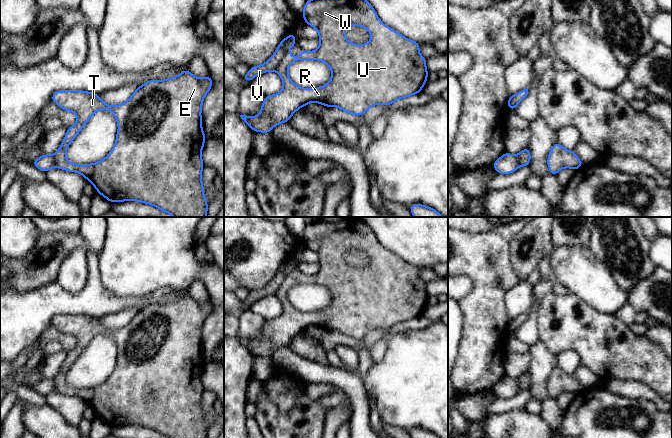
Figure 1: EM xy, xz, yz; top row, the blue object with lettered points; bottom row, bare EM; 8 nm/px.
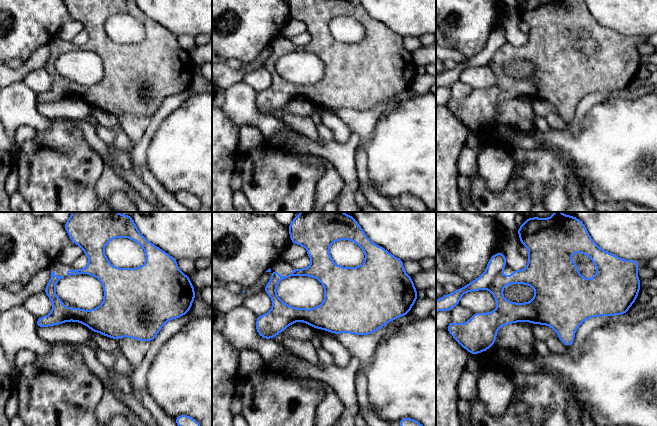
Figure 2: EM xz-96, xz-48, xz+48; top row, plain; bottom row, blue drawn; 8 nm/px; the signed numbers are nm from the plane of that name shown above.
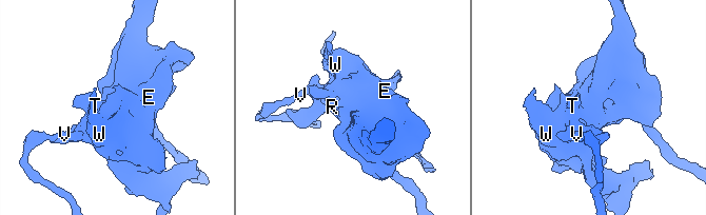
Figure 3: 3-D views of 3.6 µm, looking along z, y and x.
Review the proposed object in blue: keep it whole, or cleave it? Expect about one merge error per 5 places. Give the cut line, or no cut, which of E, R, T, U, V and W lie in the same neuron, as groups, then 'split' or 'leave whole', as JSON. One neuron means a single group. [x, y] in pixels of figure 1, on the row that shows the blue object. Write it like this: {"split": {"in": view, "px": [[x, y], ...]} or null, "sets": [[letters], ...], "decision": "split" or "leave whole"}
{"split": {"in": "xz", "px": [[287, 50], [274, 69]]}, "sets": [["E", "R", "T", "U", "W"], ["V"]], "decision": "split"}

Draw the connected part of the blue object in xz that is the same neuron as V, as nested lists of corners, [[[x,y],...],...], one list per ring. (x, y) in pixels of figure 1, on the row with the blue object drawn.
[[[293,33],[284,38],[278,45],[274,54],[264,63],[258,66],[250,67],[249,72],[242,76],[244,81],[250,82],[254,77],[265,72],[274,71],[285,53],[296,44],[296,38]]]

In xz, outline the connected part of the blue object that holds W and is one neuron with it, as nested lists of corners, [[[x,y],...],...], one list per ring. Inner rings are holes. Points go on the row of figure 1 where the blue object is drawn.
[[[307,0],[302,12],[306,25],[314,27],[319,33],[319,47],[314,51],[301,51],[296,57],[287,51],[275,68],[275,72],[282,78],[283,89],[278,94],[265,96],[261,112],[249,117],[240,115],[241,119],[250,126],[253,132],[270,133],[280,123],[289,122],[291,116],[310,102],[316,102],[327,107],[338,107],[341,110],[361,116],[372,106],[377,104],[390,106],[393,102],[415,95],[422,91],[427,82],[428,70],[426,58],[419,53],[420,43],[407,39],[402,34],[385,25],[378,17],[372,5],[367,0]],[[351,26],[361,26],[369,31],[371,40],[366,44],[353,44],[345,37],[345,30]],[[299,60],[318,60],[325,62],[331,69],[330,81],[318,88],[303,88],[293,83],[288,75],[289,66]]]

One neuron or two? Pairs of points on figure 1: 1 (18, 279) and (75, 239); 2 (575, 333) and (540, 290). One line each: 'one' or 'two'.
1: one
2: two

